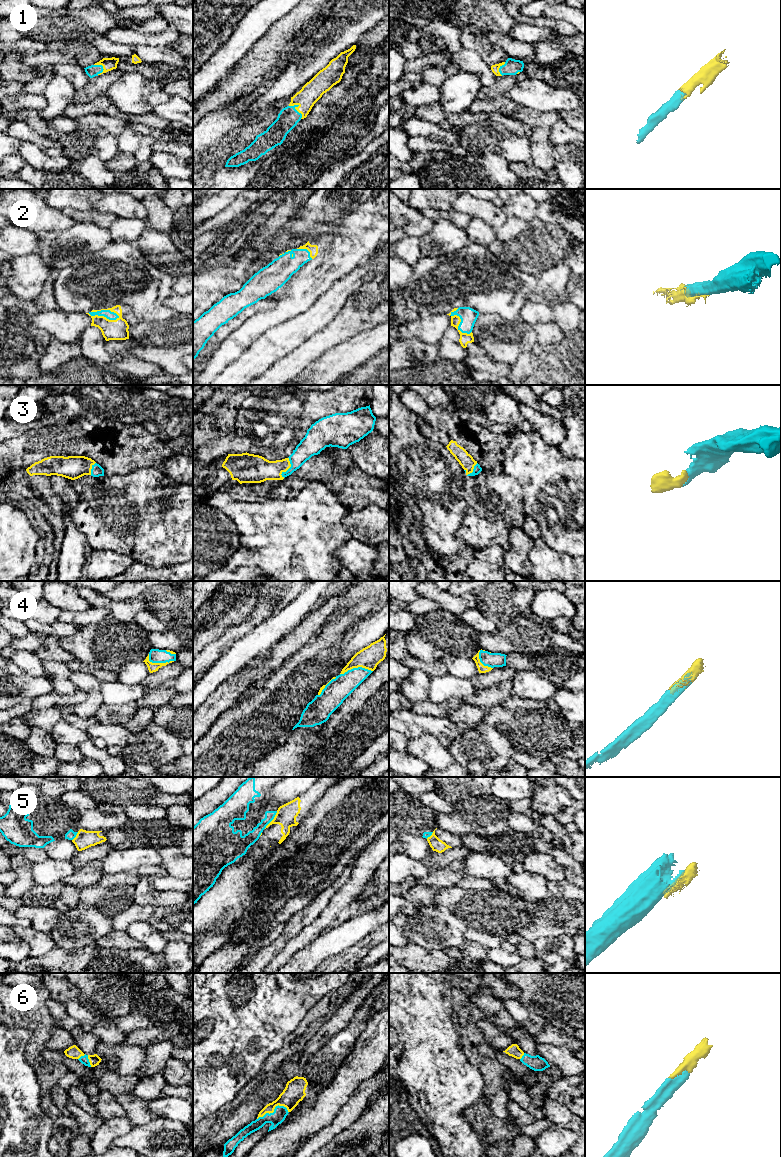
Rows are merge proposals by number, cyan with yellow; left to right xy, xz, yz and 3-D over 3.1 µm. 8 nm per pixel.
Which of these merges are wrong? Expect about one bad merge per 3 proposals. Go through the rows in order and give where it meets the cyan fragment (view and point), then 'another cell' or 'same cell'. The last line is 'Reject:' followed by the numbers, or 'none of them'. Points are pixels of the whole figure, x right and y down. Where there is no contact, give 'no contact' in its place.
1: contact xz (296, 110); same cell
2: contact xy (104, 316); same cell
3: contact xz (289, 468); same cell
4: contact xz (356, 668); same cell
5: contact xz (272, 819); another cell
6: contact xz (274, 1111); same cell
Reject: 5

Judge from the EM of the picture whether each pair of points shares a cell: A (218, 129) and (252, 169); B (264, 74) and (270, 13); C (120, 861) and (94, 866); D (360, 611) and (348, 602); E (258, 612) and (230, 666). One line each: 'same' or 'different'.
A: different
B: different
C: different
D: different
E: different

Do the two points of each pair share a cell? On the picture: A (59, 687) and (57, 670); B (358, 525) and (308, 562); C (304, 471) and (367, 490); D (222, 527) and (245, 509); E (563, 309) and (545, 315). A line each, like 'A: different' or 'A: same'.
A: same
B: different
C: same
D: different
E: different

